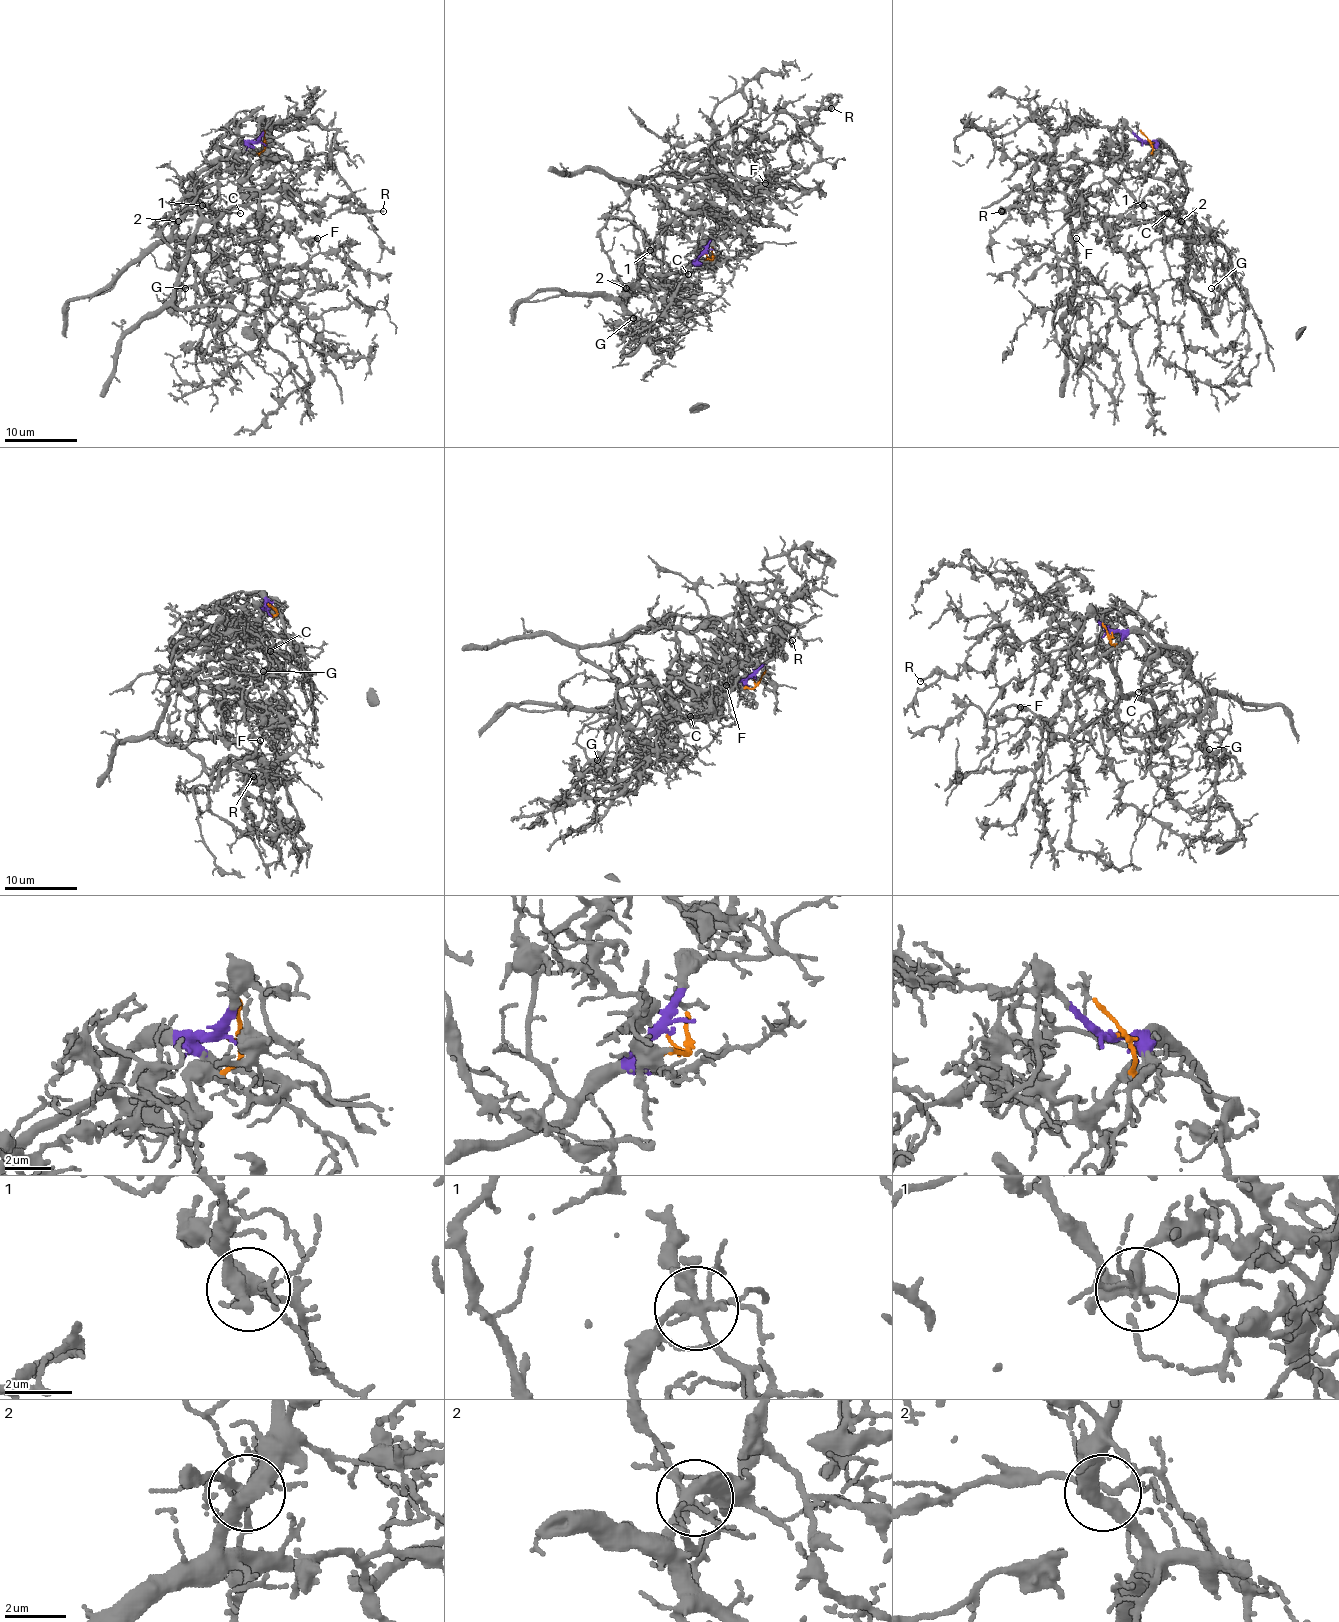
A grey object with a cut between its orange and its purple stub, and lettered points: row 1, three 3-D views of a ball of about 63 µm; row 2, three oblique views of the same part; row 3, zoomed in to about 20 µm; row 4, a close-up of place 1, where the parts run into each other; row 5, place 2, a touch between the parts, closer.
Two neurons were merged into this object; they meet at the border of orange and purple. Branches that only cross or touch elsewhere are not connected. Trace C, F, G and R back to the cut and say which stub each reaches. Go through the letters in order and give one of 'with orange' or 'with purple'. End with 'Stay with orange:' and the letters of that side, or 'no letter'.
C: with orange
F: with orange
G: with purple
R: with orange
Stay with orange: C, F, R

